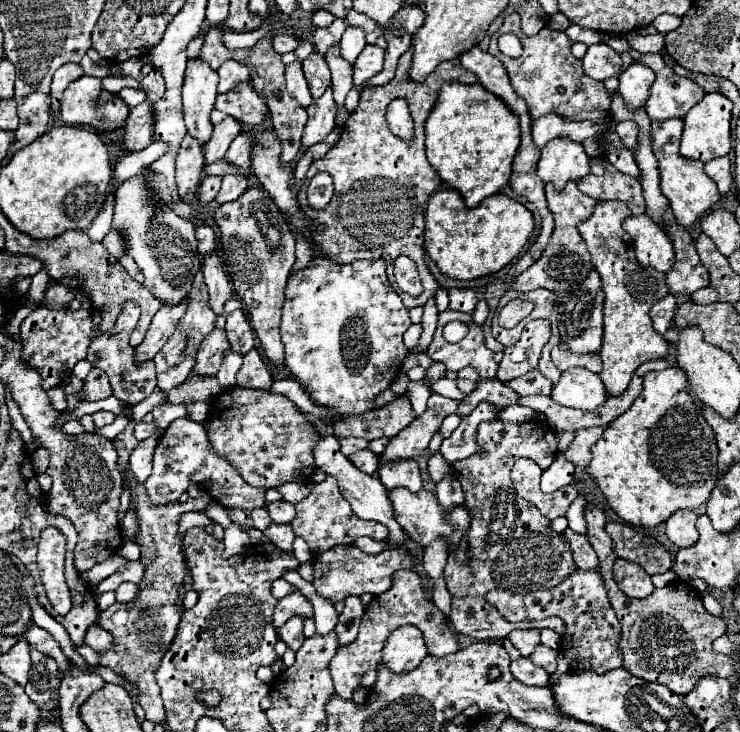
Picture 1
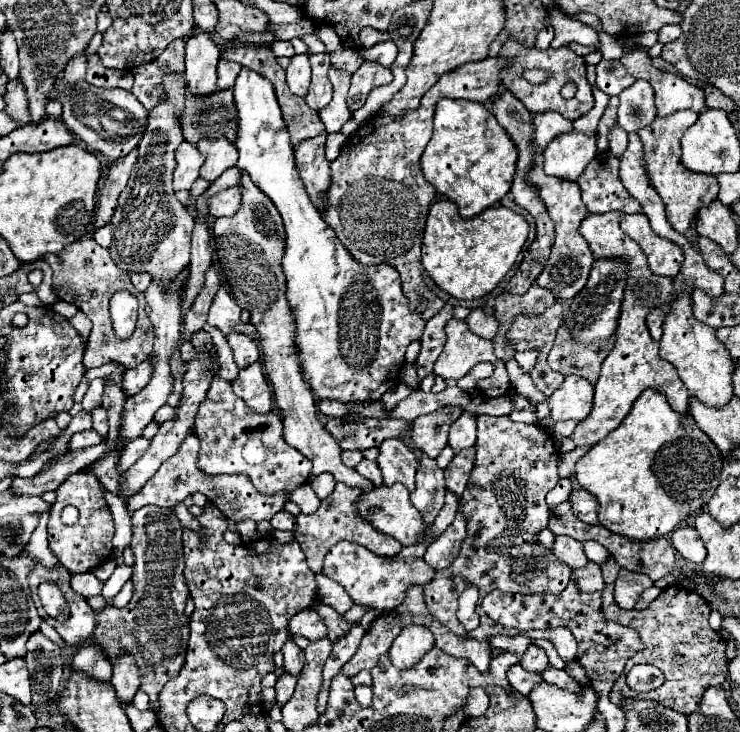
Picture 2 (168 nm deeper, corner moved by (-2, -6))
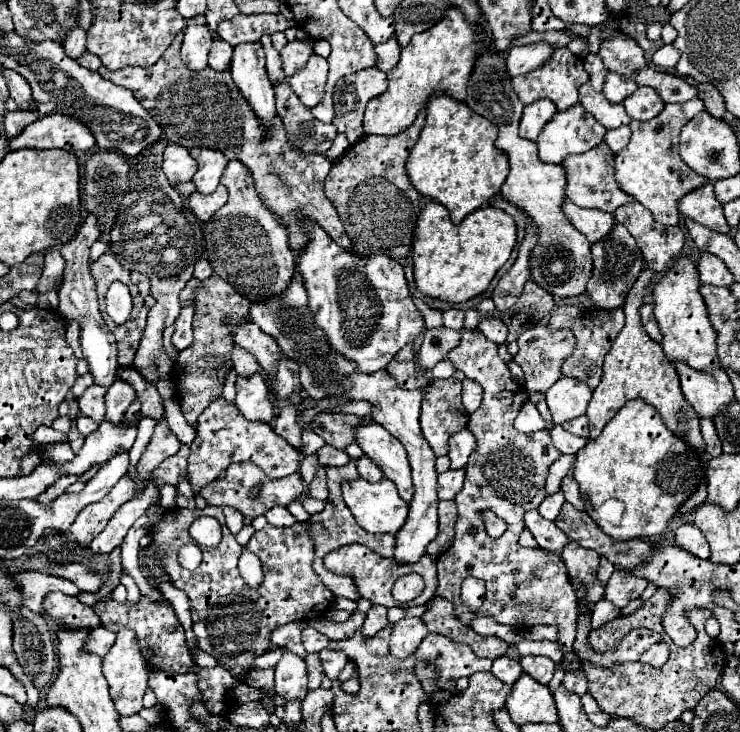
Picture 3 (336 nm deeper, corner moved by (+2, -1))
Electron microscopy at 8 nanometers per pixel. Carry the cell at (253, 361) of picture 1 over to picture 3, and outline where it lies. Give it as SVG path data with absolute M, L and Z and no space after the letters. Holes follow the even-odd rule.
M258 373L256 377L236 377L236 407L248 421L272 423L274 407L266 381Z

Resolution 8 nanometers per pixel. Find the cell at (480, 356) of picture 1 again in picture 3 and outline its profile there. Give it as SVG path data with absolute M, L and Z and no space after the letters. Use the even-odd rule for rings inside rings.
M462 329L460 333L462 333L462 341L456 349L450 351L448 359L452 361L452 365L456 369L464 371L468 379L474 379L484 387L484 399L482 399L482 405L470 415L470 421L468 421L468 429L476 437L476 449L470 455L470 461L466 467L464 487L454 499L458 503L458 521L456 521L454 543L448 551L444 551L438 557L438 591L436 591L436 595L452 601L456 613L460 615L460 621L464 621L464 623L470 623L470 613L476 613L476 615L494 617L498 623L504 623L504 625L510 625L516 629L528 629L532 625L542 625L542 623L556 625L560 629L558 641L560 641L560 645L564 645L564 653L570 653L574 637L576 637L578 599L572 591L566 565L562 563L562 559L558 555L554 555L550 551L544 551L540 547L526 549L526 547L518 545L518 535L522 533L524 513L528 509L536 509L544 501L544 481L546 481L548 469L562 453L552 445L550 431L536 431L536 433L524 435L514 429L512 423L514 423L518 411L522 409L522 405L528 401L528 391L520 383L512 381L506 363L499 357L498 345L488 341L484 337L484 333L480 333L480 331ZM484 509L492 509L498 517L502 517L508 523L508 531L500 539L492 539L486 533L484 521L482 521ZM466 577L476 577L486 583L484 603L476 611L470 611L460 601L460 587Z

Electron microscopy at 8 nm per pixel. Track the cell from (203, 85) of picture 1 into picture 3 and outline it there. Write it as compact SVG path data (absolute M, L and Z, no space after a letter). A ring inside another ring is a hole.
M196 15L194 19L188 19L182 43L184 63L194 71L204 69L208 65L208 51L212 41L214 37L206 25L206 15Z

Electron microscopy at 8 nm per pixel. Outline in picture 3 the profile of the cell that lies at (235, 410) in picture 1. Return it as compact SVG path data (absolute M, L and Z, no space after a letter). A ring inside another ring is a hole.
M224 397L212 401L208 409L198 419L196 427L196 439L190 445L190 457L188 457L188 477L194 495L202 491L204 485L214 481L220 471L224 471L230 463L236 461L254 461L270 479L280 479L286 475L292 475L300 467L300 451L292 449L282 437L276 437L272 427L268 423L256 423L246 421L242 413L228 405Z

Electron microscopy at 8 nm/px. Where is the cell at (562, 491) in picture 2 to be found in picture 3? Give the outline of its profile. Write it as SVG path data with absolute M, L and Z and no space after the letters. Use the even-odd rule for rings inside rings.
M560 491L560 493L552 495L552 497L546 497L546 499L542 501L542 505L538 507L538 511L540 511L540 515L542 515L544 519L556 521L562 505L564 505L564 495L562 495L562 491Z

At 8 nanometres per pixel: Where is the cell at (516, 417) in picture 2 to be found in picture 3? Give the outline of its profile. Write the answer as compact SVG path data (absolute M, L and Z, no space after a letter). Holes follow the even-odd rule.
M528 401L528 403L520 409L520 413L518 413L516 421L514 421L514 427L516 427L516 431L520 431L520 433L530 433L530 431L552 429L554 425L552 425L552 423L546 423L546 421L540 417L536 405Z

